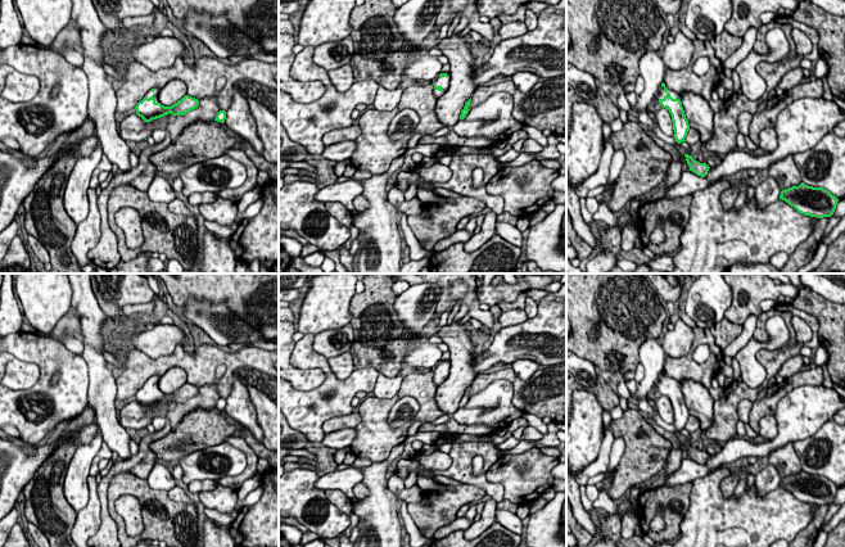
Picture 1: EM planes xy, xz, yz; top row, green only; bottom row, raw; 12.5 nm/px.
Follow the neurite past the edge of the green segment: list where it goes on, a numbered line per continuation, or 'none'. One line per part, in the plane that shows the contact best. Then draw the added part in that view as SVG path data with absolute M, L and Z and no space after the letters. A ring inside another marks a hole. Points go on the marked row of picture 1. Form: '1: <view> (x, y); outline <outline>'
1: yz (662, 93); outline M661 87L661 89L659 90L659 94L658 94L656 99L658 99L658 100L664 99L664 96L665 96L668 92L670 94L670 96L672 96L673 99L675 99L675 98L679 99L679 95L678 95L675 91L673 91L673 90L665 91L664 87Z

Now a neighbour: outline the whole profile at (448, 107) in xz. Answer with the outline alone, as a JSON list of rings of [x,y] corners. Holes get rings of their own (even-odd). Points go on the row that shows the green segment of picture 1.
[[[452,33],[437,46],[448,58],[451,81],[448,90],[437,100],[435,113],[439,122],[451,128],[458,122],[465,103],[476,90],[473,81],[476,65],[474,64],[471,44],[466,41],[465,36]]]

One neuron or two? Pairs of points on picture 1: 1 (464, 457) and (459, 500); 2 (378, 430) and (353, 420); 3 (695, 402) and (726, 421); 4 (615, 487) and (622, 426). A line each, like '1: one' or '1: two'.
1: two
2: two
3: two
4: one

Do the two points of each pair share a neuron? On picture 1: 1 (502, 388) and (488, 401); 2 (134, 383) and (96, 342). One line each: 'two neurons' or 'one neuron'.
1: one neuron
2: two neurons

